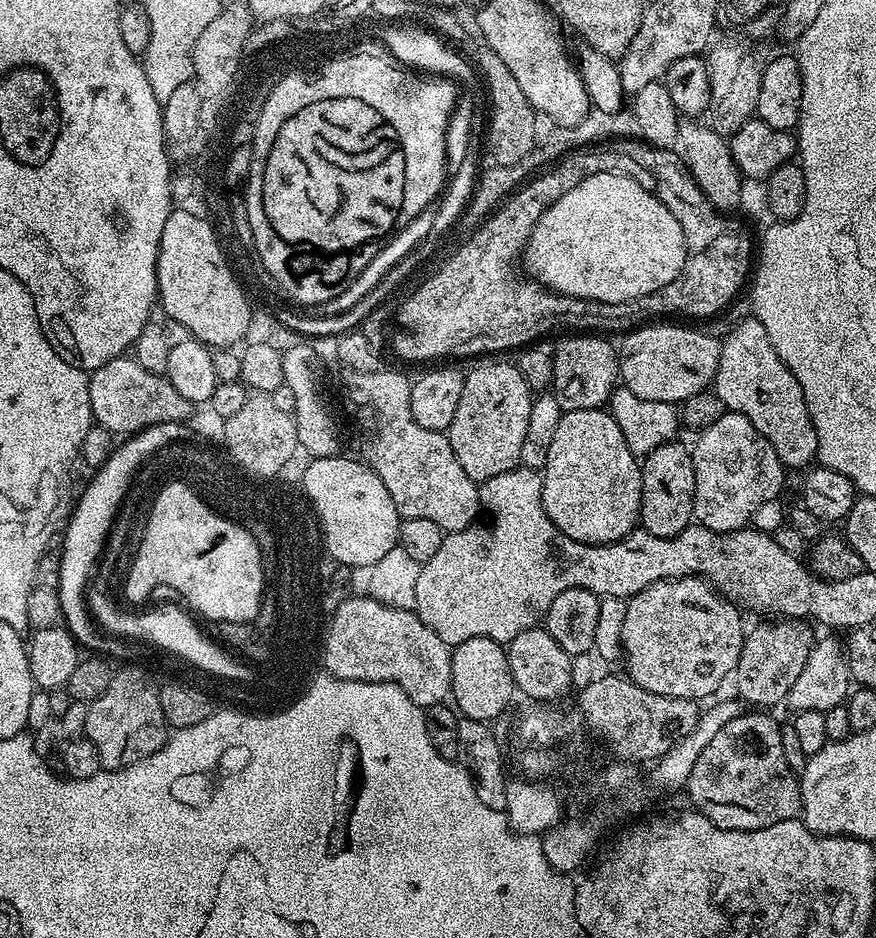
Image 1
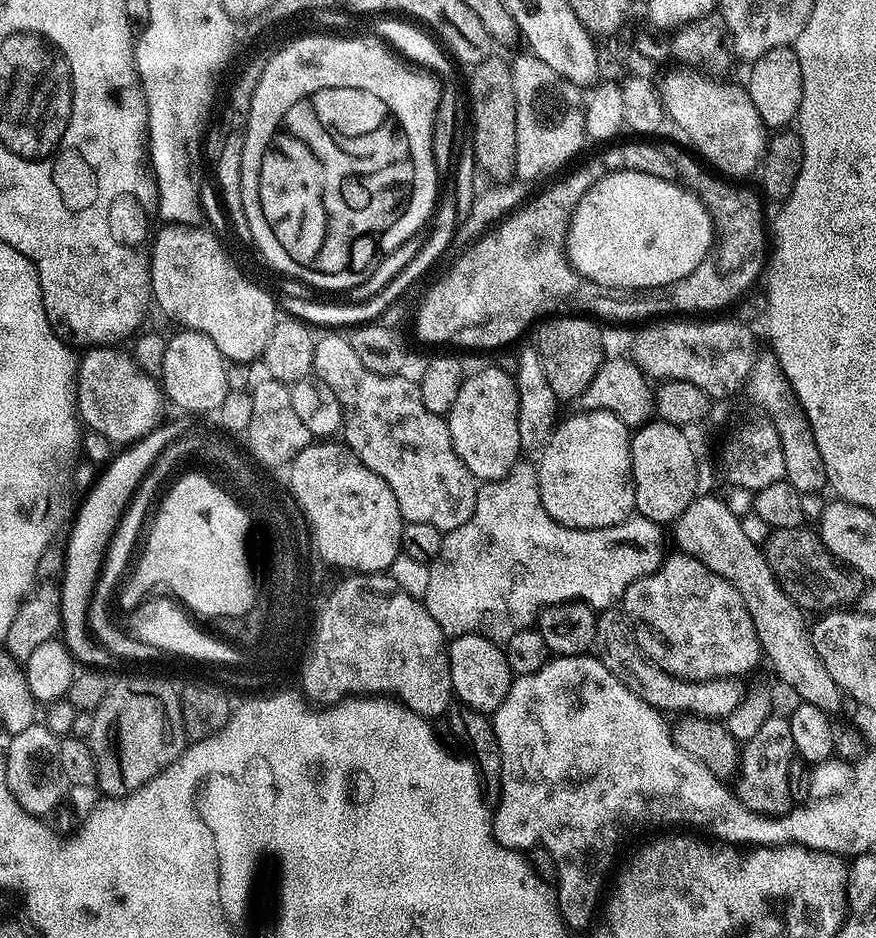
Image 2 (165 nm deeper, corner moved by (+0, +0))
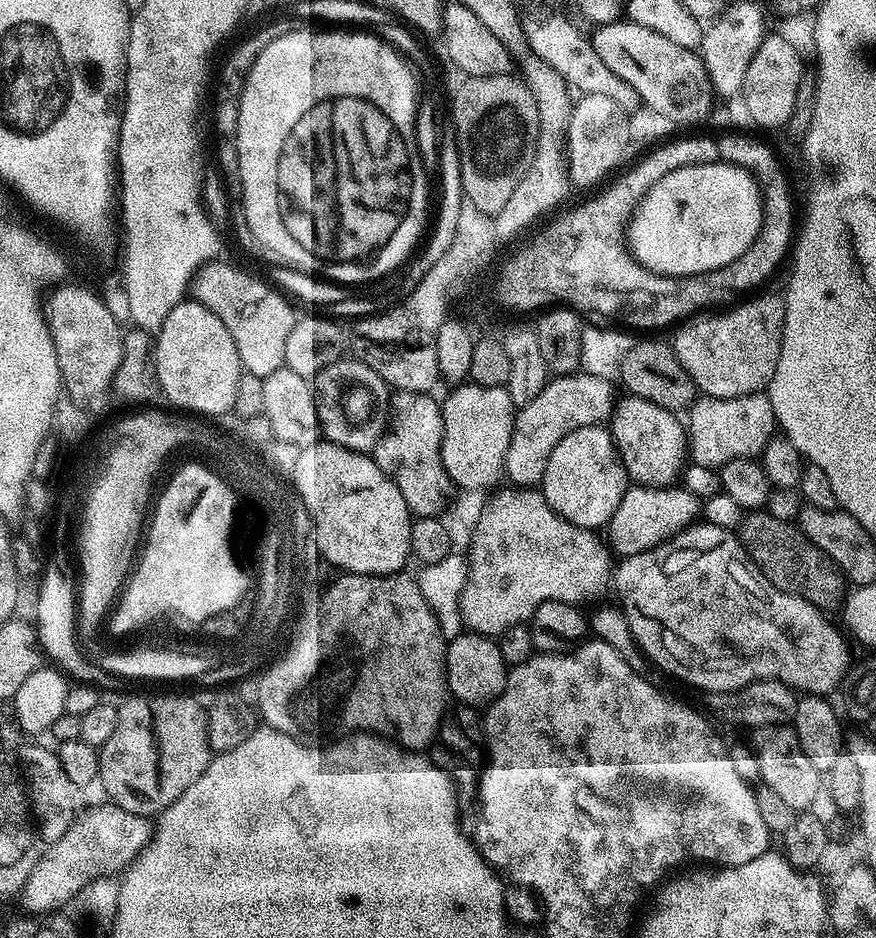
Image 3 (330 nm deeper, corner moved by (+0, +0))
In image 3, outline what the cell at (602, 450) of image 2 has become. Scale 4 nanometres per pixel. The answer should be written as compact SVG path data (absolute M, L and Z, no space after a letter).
M599 424L566 434L566 438L550 451L542 481L546 502L562 519L579 528L593 530L607 526L629 486L628 472L620 461L611 431Z

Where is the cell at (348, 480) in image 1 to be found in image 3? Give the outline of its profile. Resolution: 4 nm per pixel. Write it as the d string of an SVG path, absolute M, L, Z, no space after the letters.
M317 442L295 453L291 475L306 501L315 547L327 563L348 574L390 576L410 560L413 512L371 455Z

